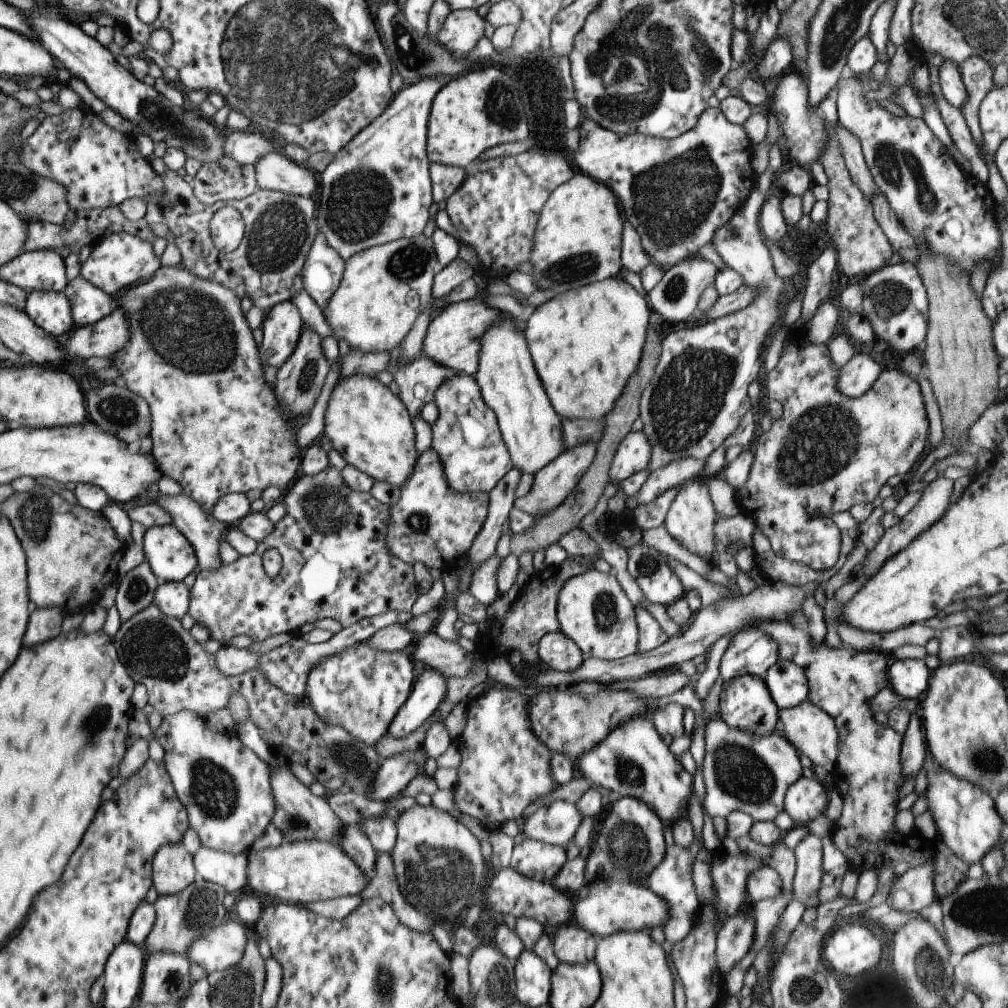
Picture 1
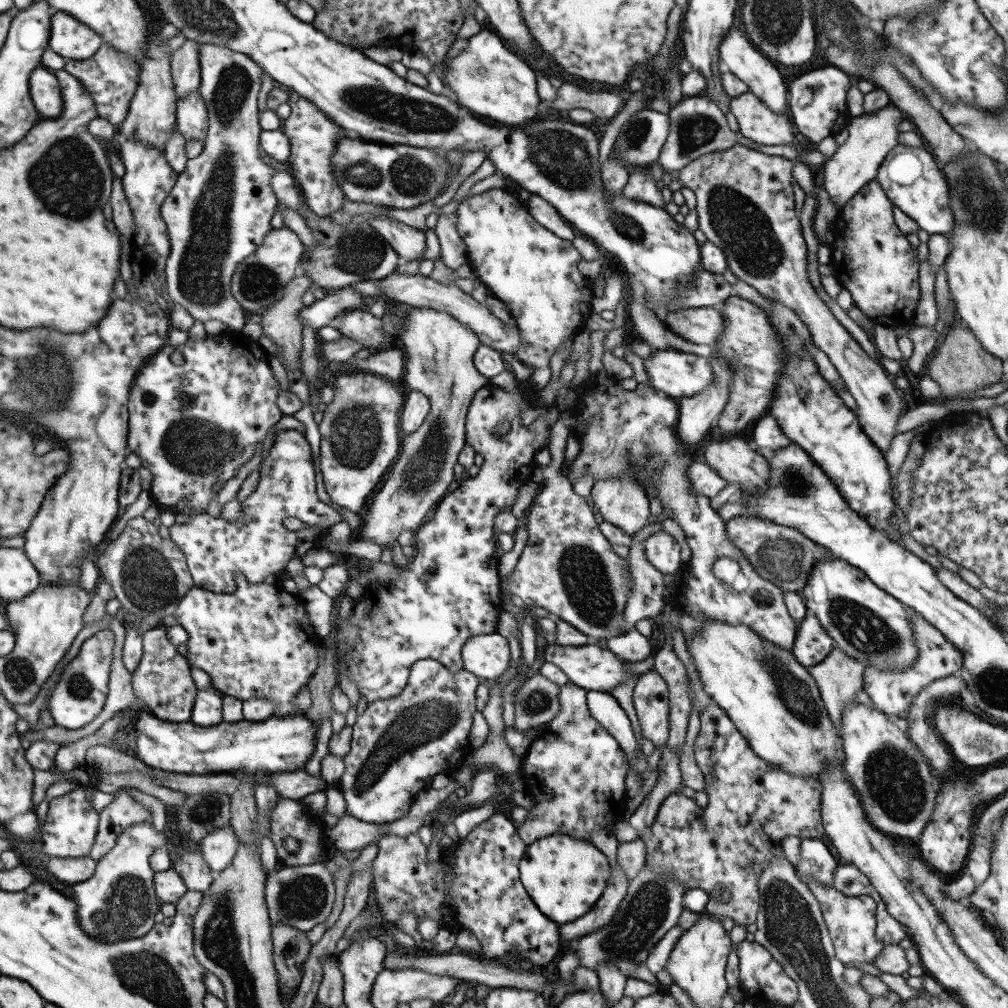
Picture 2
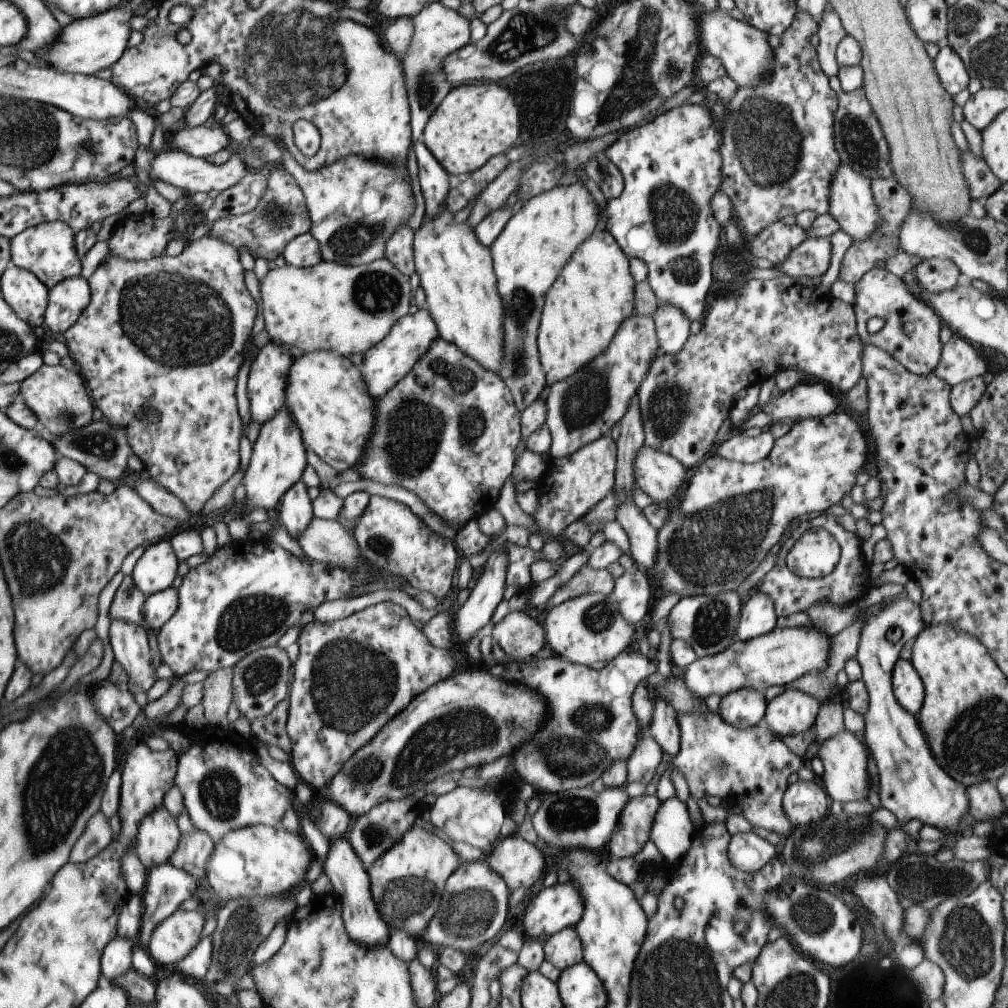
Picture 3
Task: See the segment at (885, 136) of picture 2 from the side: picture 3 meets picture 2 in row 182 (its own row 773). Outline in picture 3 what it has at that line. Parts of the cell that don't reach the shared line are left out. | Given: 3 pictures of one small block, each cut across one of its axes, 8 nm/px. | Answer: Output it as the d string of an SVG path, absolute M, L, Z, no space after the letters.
M846 729L821 742L819 754L824 766L822 778L826 786L825 791L832 801L836 800L843 805L852 800L868 800L872 806L879 806L878 789L871 784L867 771L868 754L865 748L859 735Z

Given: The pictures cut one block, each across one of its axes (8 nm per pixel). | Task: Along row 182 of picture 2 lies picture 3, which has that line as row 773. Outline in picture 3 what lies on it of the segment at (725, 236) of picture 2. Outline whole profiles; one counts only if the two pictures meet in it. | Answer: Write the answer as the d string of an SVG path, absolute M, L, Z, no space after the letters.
M691 711L677 714L681 732L681 747L679 753L672 758L674 769L682 772L689 786L690 795L696 800L706 796L719 796L725 804L736 804L742 808L742 815L747 818L754 828L766 828L782 834L786 838L793 826L784 814L782 801L786 792L788 778L802 766L800 757L784 744L778 736L773 736L772 730L765 726L736 729L729 728L727 722L719 714Z

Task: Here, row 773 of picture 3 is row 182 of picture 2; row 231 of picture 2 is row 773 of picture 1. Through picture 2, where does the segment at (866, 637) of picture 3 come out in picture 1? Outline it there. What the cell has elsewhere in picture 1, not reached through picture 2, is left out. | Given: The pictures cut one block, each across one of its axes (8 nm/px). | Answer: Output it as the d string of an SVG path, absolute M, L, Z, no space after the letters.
M929 755L924 760L923 766L928 778L927 810L932 814L937 834L942 836L942 842L966 864L981 862L986 854L998 846L1005 824L996 810L994 799L974 784L944 770Z

